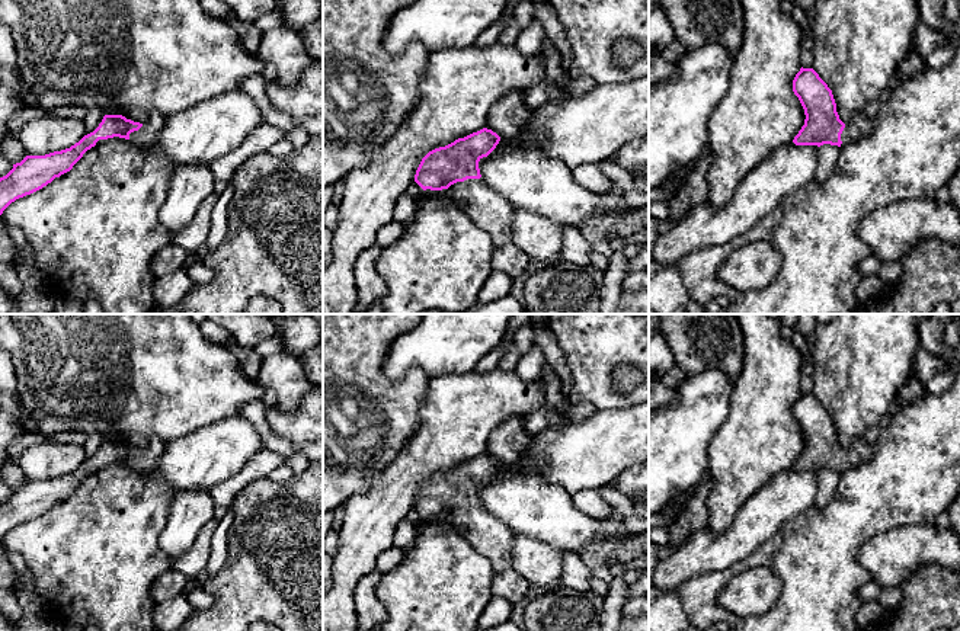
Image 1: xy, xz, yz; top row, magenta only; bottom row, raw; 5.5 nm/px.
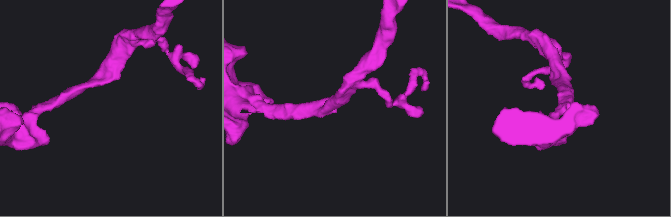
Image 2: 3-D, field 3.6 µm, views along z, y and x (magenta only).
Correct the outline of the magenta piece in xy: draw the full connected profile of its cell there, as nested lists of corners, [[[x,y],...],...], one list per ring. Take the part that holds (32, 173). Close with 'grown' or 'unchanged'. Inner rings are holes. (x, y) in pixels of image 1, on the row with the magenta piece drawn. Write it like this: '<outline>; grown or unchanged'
[[[157,112],[147,115],[143,124],[122,115],[105,115],[93,132],[70,148],[45,156],[26,156],[20,163],[13,164],[6,176],[0,177],[0,215],[16,199],[42,189],[55,177],[70,172],[99,140],[119,137],[151,147],[159,142],[164,124],[166,118]]]; grown

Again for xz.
[[[483,128],[429,151],[415,174],[415,182],[423,190],[445,189],[490,236],[495,247],[512,243],[515,208],[481,179],[479,161],[487,157],[499,141],[496,132]]]; grown

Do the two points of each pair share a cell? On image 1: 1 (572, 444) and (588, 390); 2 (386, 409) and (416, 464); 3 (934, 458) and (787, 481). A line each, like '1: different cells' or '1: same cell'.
1: different cells
2: different cells
3: different cells

